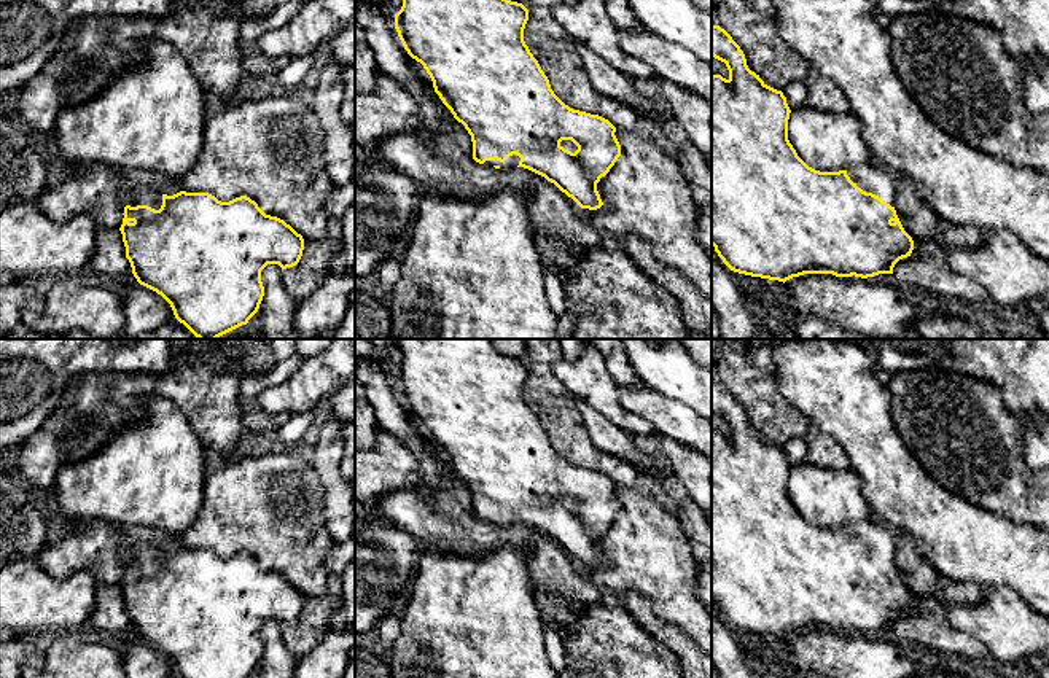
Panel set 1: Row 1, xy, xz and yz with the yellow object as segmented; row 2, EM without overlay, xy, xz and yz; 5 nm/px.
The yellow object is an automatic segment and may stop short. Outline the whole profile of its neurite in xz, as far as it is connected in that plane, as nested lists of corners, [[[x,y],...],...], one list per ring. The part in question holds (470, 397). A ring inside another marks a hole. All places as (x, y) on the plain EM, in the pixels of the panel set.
[[[492,339],[392,341],[403,353],[403,363],[395,371],[398,393],[408,411],[423,422],[443,460],[471,492],[473,516],[501,527],[528,525],[554,540],[581,565],[600,565],[603,559],[597,540],[621,512],[616,484],[599,471],[570,465],[554,450],[548,433],[524,398],[528,366],[522,360],[500,353]]]

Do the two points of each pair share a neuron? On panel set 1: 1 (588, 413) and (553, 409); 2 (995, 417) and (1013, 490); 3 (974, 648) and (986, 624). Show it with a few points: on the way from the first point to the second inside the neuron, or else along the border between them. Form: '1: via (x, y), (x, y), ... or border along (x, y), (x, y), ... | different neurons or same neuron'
1: border along (575, 398), (586, 433), (597, 446) | different neurons
2: via (995, 435), (1000, 473) | same neuron
3: border along (947, 618), (954, 627), (968, 634), (978, 643) | different neurons

